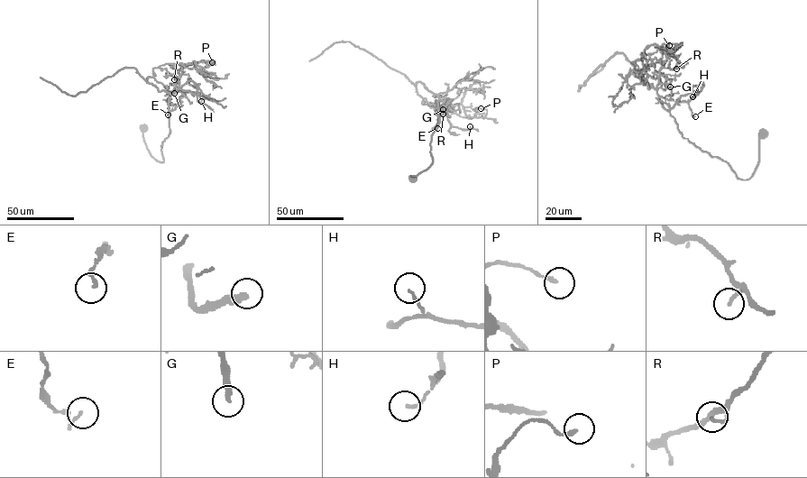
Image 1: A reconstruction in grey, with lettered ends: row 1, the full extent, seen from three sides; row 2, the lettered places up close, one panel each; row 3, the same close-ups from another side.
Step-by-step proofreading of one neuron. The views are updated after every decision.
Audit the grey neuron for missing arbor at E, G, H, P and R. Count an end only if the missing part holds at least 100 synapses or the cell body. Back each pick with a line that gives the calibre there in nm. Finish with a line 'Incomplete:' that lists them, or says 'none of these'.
G: Thickness 280 nm
Incomplete: G

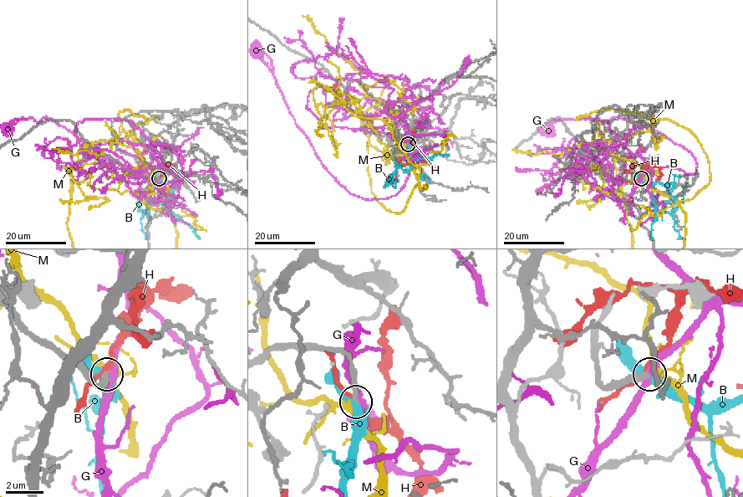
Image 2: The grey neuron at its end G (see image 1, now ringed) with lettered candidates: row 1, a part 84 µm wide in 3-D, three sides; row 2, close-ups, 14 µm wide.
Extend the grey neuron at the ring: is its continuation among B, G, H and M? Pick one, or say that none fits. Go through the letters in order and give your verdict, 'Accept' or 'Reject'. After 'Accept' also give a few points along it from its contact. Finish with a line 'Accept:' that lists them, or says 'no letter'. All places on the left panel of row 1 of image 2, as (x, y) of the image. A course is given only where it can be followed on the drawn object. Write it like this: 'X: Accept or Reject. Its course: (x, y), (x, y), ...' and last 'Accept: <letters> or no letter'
B: Reject
G: Reject
H: Reject
M: Reject
Accept: no letter

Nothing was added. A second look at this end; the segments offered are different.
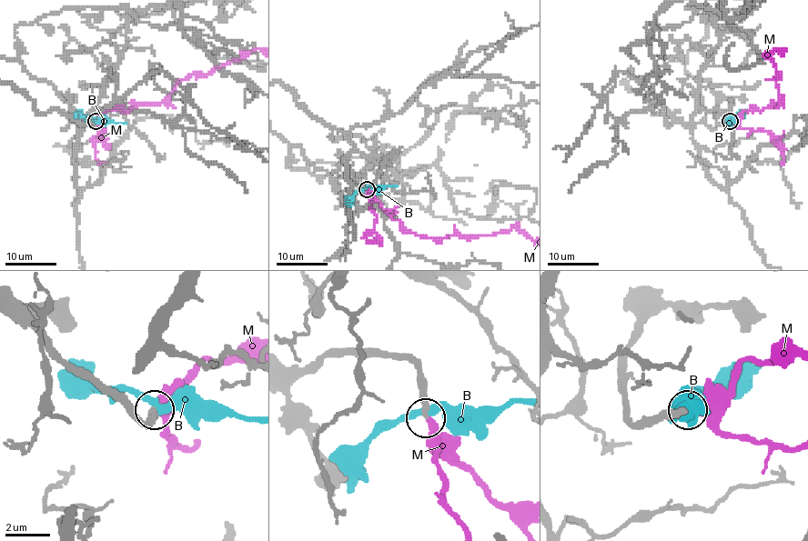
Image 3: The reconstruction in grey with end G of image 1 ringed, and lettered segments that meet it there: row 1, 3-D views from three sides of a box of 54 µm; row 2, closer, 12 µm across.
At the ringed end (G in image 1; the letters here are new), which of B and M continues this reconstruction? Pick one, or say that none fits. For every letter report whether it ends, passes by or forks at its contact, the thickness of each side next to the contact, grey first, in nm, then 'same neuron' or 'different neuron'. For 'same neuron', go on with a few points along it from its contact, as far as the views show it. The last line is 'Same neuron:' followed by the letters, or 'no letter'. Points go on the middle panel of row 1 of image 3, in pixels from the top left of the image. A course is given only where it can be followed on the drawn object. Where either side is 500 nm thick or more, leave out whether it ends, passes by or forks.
B: it passes by; 360 nm thick on the grey side, 320 nm on the other; different neuron
M: it ends there; 300 nm thick on the grey side, 400 nm on the other; same neuron
Same neuron: M

